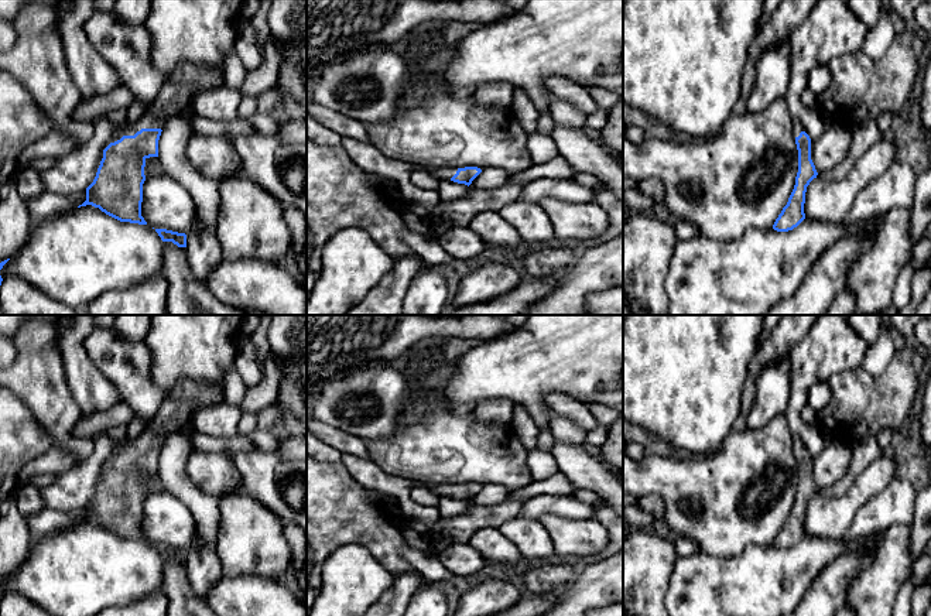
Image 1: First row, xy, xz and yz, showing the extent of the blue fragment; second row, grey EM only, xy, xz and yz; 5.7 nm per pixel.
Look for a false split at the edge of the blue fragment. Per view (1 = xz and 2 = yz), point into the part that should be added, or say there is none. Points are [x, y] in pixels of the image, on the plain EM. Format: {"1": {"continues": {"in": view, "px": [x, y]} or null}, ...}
{"1": {"continues": {"in": "xz", "px": [447, 490]}}, "2": {"continues": {"in": "yz", "px": [797, 442]}}}

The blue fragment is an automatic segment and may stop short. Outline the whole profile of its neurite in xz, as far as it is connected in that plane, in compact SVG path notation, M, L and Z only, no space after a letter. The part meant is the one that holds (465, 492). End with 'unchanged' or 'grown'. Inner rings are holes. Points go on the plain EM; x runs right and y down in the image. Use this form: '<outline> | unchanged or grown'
M427 483L421 485L434 492L435 494L446 496L446 497L453 497L458 500L465 500L470 502L472 497L482 489L480 485L478 483L465 483L465 485L434 485L434 483Z | grown

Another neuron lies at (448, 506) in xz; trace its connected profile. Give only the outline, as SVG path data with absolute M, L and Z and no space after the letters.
M441 496L437 507L442 517L452 517L452 516L458 516L458 514L463 513L465 509L468 507L468 504L469 503L465 500Z

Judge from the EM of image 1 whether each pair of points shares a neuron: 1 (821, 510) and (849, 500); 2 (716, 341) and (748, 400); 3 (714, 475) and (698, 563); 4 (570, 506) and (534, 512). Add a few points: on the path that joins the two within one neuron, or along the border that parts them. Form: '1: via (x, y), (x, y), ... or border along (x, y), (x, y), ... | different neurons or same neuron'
1: via (828, 510), (839, 510), (842, 507) | same neuron
2: border along (752, 358), (742, 392), (742, 411), (738, 423) | different neurons
3: border along (700, 550), (708, 554), (733, 557) | different neurons
4: via (561, 506), (543, 506) | same neuron

